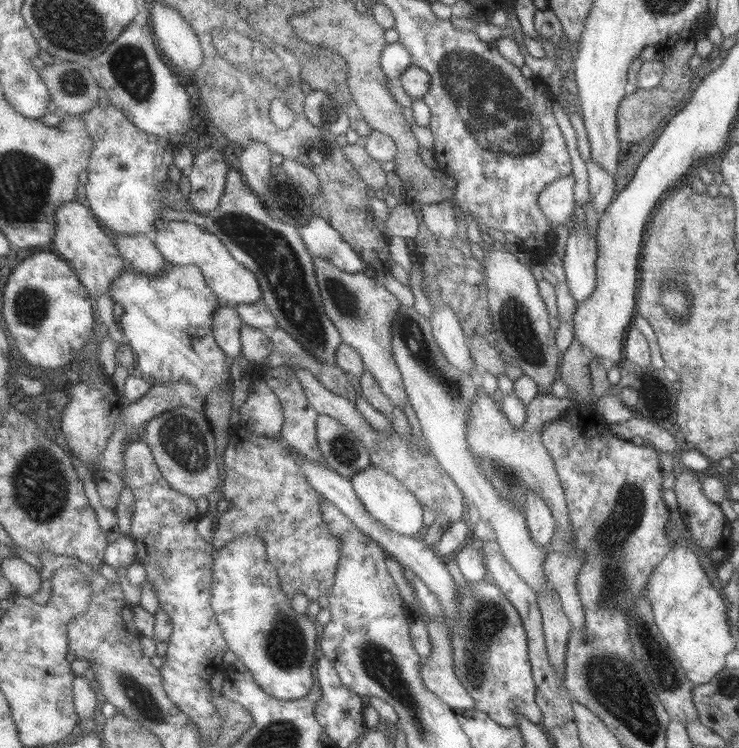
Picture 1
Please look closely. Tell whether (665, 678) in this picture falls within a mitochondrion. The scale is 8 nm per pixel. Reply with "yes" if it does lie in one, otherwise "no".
yes

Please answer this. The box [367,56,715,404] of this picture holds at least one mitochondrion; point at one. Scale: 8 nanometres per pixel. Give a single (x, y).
(673, 280)

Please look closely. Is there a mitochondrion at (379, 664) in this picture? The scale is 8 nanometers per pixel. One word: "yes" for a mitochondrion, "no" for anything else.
yes

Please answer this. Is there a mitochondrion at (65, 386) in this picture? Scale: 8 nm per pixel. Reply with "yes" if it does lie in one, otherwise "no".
no

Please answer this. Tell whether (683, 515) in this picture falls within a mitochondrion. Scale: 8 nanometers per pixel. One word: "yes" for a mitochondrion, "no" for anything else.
no

